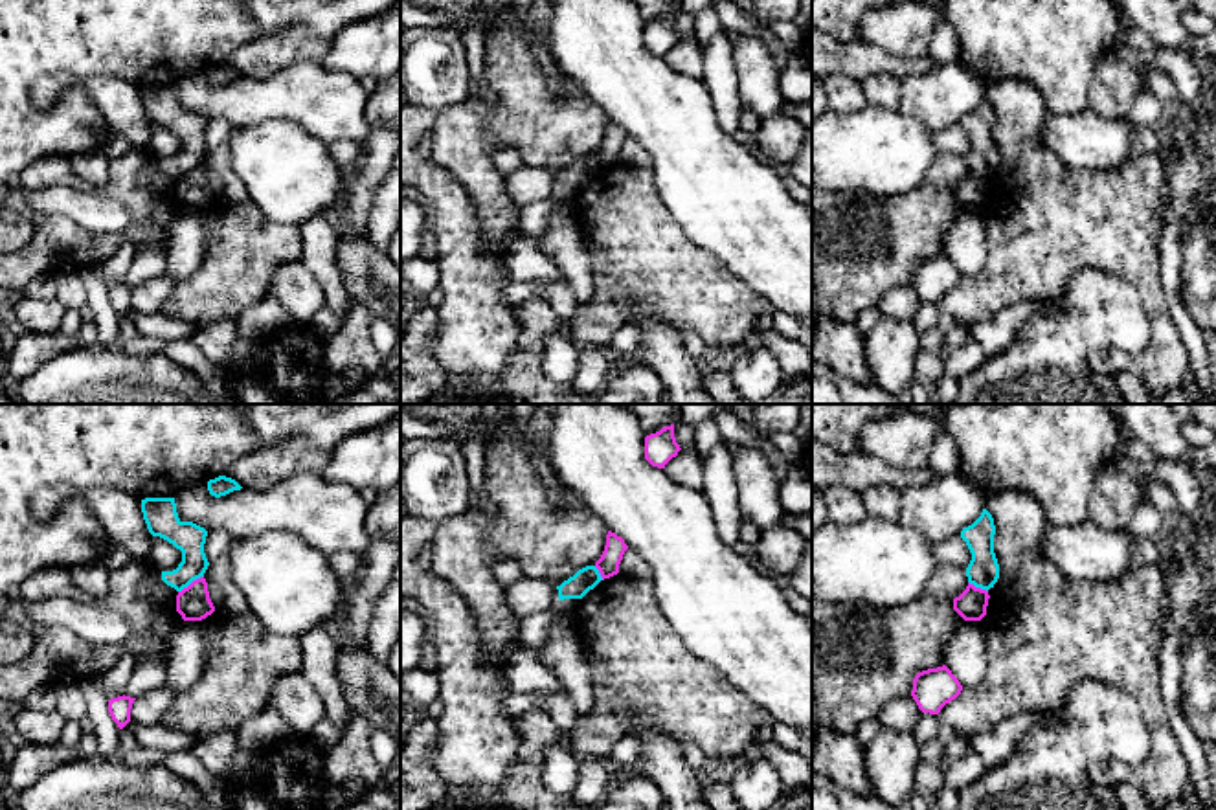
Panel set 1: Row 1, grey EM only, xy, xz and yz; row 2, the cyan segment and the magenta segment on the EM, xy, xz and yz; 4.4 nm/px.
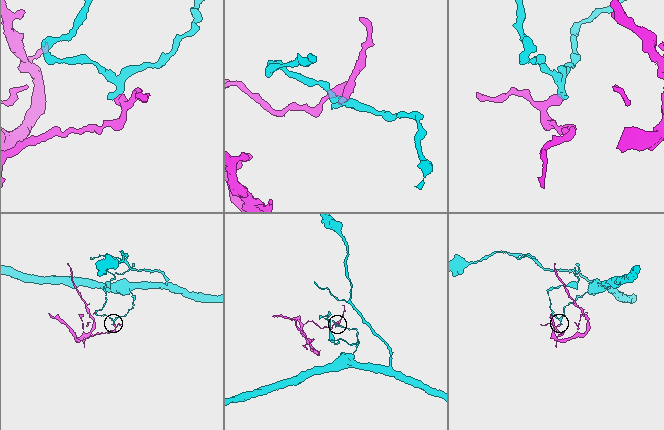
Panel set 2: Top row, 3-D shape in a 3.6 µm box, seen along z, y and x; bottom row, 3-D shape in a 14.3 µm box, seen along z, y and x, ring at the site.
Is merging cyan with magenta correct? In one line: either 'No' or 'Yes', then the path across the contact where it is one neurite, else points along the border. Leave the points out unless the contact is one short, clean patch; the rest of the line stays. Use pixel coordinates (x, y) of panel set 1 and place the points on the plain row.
No. Boundary: xy (202, 164), (179, 180)

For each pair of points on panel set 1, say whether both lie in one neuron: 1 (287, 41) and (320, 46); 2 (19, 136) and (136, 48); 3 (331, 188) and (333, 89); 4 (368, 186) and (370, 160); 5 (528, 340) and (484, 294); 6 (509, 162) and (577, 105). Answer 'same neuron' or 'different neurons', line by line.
1: same neuron
2: same neuron
3: different neurons
4: same neuron
5: different neurons
6: different neurons

